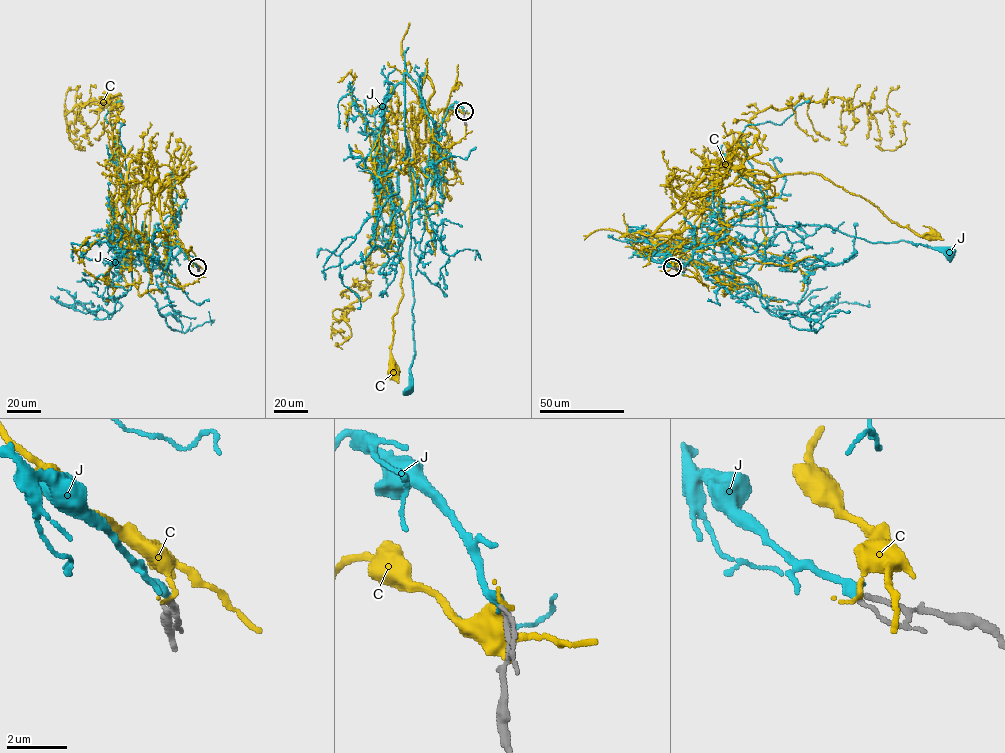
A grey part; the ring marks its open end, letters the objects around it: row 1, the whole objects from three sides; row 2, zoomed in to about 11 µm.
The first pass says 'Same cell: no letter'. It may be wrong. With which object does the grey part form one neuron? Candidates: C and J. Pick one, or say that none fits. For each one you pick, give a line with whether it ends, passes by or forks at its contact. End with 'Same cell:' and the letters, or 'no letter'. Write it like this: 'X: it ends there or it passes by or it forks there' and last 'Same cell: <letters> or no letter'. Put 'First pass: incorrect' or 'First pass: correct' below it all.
J: it ends there
Same cell: J
First pass: incorrect

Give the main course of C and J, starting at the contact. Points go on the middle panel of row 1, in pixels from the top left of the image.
C: (464, 111), (455, 108), (434, 126), (418, 97), (423, 80), (433, 93), (399, 247), (395, 371)
J: (464, 111), (455, 101), (436, 132), (417, 84), (404, 73), (412, 188), (414, 353), (409, 390)

